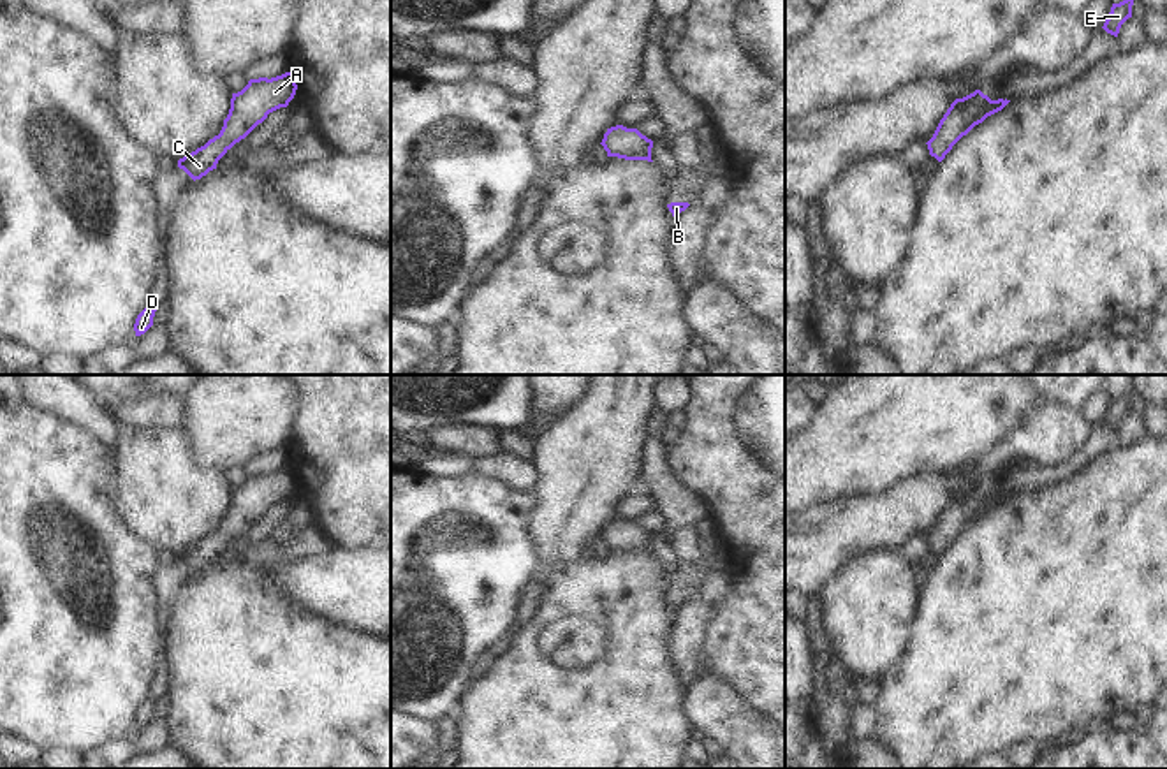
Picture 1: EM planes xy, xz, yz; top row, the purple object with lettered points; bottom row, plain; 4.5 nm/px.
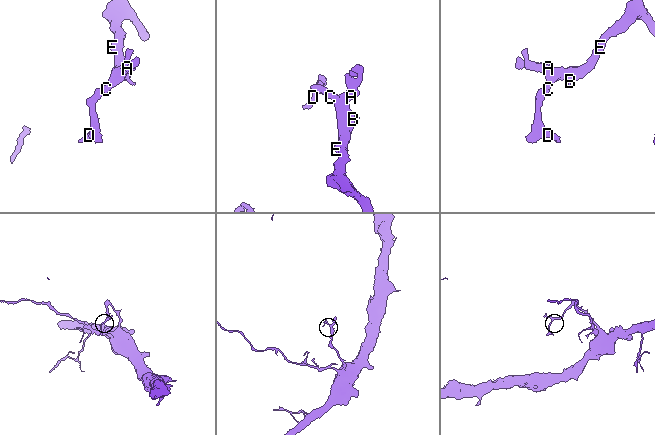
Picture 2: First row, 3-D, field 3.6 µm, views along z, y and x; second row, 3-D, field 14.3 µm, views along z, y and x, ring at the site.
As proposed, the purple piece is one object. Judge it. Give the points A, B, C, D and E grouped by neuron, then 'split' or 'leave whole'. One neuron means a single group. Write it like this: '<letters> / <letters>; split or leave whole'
A B C D E; leave whole

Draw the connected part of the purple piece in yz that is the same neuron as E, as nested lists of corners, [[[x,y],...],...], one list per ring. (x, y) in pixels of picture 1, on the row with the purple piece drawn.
[[[1123,0],[1119,4],[1112,4],[1111,12],[1104,23],[1104,30],[1114,37],[1118,37],[1121,25],[1132,18],[1134,0]]]

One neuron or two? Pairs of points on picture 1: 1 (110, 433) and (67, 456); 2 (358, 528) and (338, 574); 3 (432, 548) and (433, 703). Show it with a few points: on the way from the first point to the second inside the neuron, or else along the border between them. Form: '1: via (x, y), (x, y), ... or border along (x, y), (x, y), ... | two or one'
1: border along (60, 421), (73, 423), (92, 435), (113, 458) | two
2: border along (333, 546), (368, 546), (372, 549) | two
3: via (432, 586), (432, 629), (451, 648), (447, 664) | one

